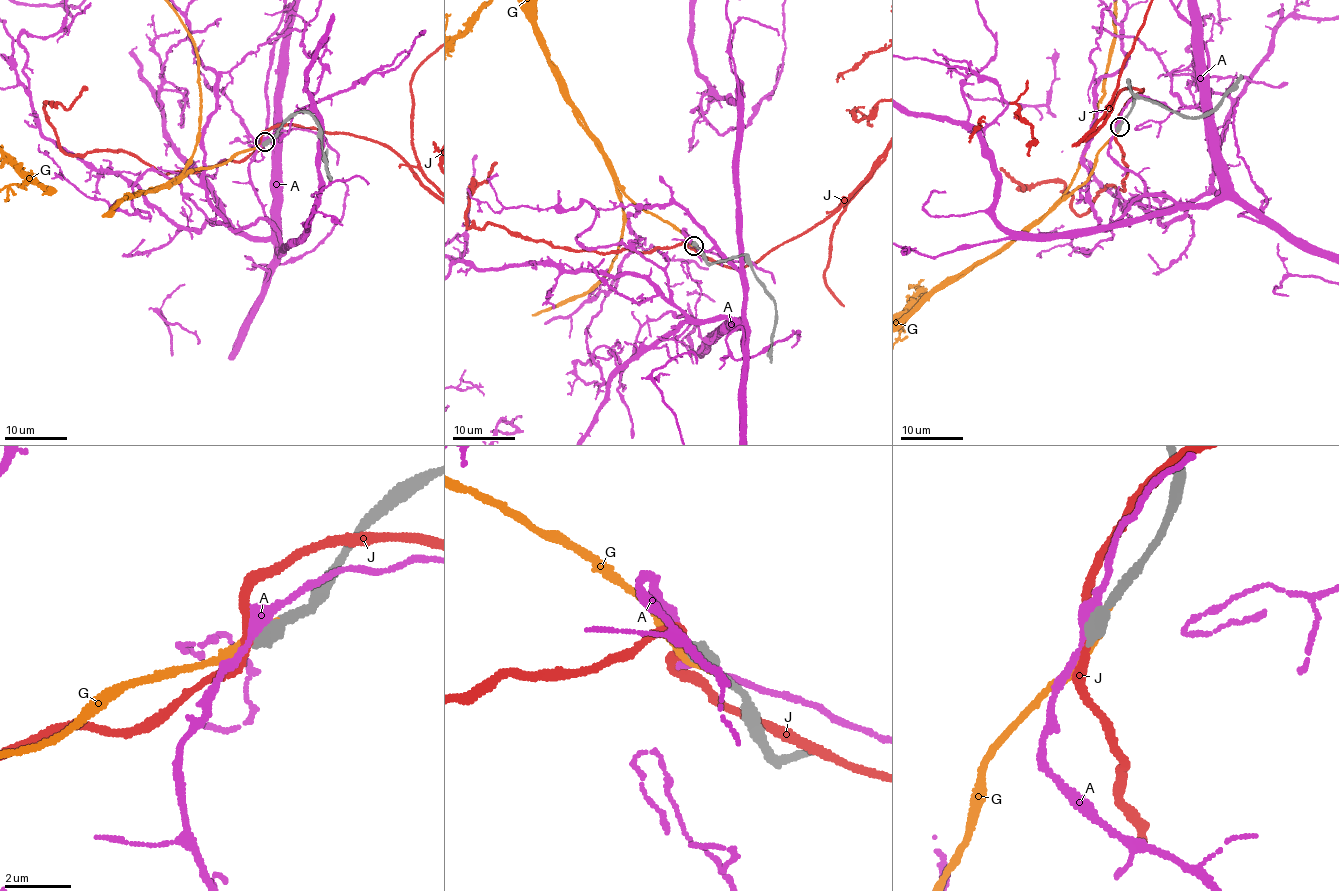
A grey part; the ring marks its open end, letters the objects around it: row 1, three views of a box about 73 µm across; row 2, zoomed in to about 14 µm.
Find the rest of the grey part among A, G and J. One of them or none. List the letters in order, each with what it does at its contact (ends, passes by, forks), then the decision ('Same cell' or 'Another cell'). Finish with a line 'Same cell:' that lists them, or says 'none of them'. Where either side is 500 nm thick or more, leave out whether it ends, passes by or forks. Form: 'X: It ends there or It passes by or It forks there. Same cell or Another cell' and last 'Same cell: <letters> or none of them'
A: Another cell
G: Same cell
J: Another cell
Same cell: G

